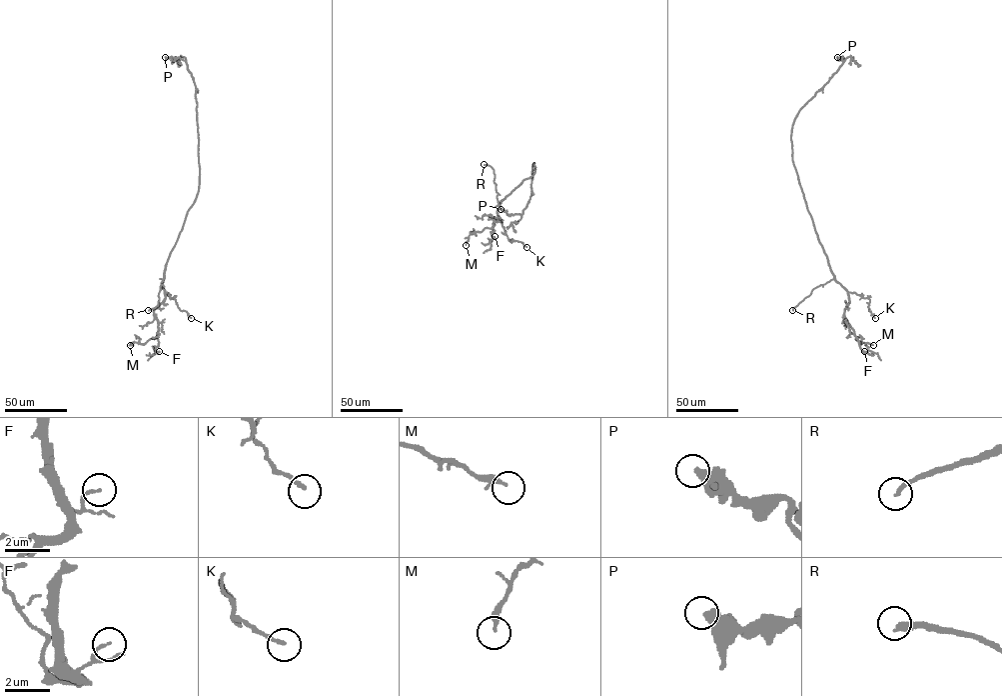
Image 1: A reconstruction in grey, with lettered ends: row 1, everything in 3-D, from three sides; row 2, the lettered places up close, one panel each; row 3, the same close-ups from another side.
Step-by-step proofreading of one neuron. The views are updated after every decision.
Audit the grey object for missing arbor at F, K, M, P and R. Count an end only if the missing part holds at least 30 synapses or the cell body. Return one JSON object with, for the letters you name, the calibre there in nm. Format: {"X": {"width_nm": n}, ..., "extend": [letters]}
{"P": {"width_nm": 440}, "R": {"width_nm": 240}, "extend": ["P", "R"]}

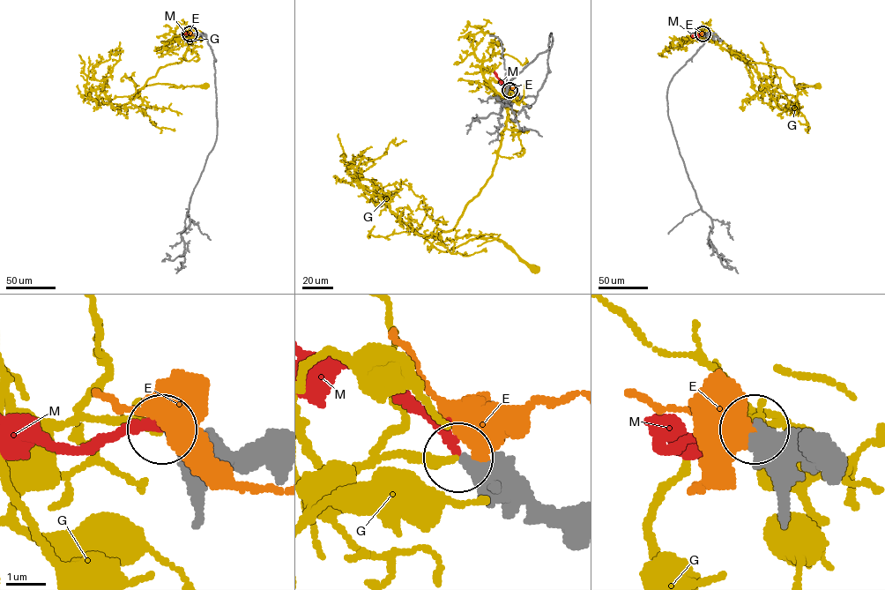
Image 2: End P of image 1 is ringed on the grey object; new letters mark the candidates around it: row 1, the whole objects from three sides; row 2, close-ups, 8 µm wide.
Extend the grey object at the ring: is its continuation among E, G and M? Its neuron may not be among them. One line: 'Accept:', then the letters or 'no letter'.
Accept: M

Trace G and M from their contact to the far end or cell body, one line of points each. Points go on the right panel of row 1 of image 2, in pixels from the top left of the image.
G: (703, 33), (742, 59), (783, 68), (793, 78), (799, 93), (806, 85), (799, 84), (819, 85)
M: (703, 33), (691, 37)

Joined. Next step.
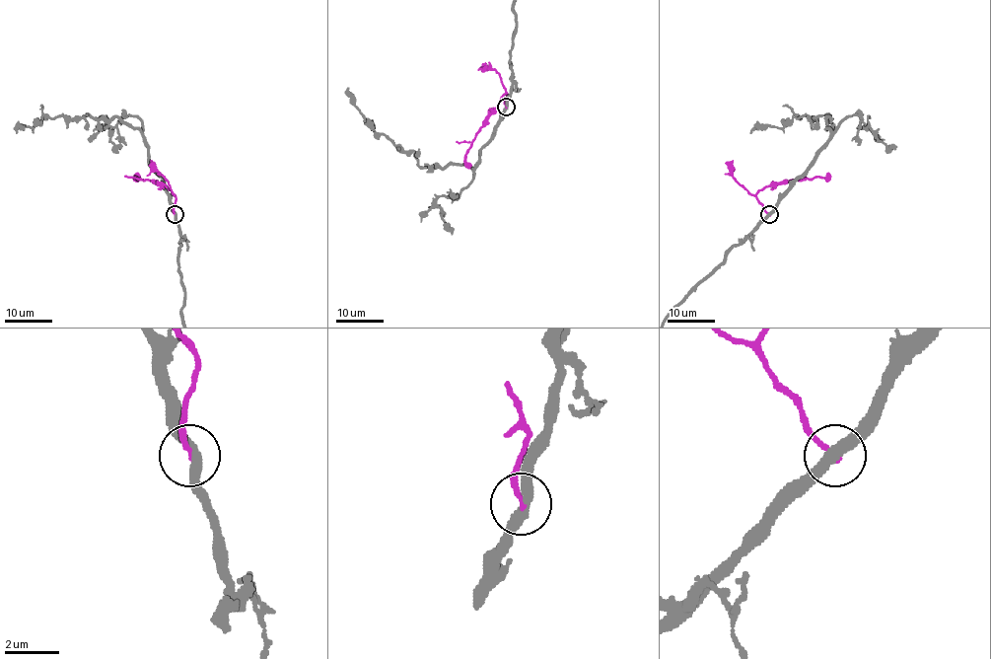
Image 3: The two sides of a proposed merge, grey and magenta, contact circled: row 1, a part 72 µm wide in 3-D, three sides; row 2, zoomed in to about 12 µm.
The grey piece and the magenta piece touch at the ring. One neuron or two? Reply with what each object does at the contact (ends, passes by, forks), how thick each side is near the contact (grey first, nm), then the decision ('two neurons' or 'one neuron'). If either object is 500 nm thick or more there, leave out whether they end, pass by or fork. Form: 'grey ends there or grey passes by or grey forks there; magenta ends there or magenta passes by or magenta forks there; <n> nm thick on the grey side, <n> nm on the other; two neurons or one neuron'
grey passes by; magenta ends there; 360 nm thick on the grey side, 180 nm on the other; two neurons

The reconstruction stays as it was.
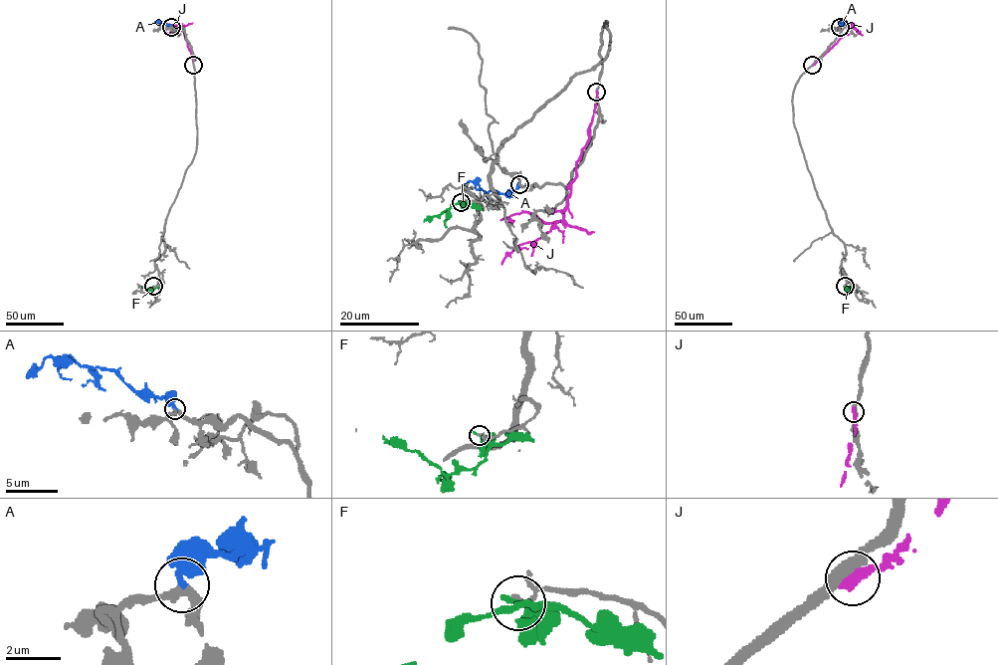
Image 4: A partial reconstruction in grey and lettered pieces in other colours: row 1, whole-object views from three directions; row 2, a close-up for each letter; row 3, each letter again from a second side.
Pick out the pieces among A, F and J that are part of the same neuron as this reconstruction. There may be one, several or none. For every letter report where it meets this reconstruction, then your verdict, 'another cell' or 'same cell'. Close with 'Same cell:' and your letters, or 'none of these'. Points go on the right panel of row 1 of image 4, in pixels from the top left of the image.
A: meets grey at (840, 27); same cell
F: meets grey at (845, 286); another cell
J: meets grey at (812, 65); another cell
Same cell: A

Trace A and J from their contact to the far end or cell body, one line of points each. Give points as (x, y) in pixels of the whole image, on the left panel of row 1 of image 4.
A: (170, 27), (159, 21), (154, 22)
J: (193, 65), (182, 25), (165, 35)

